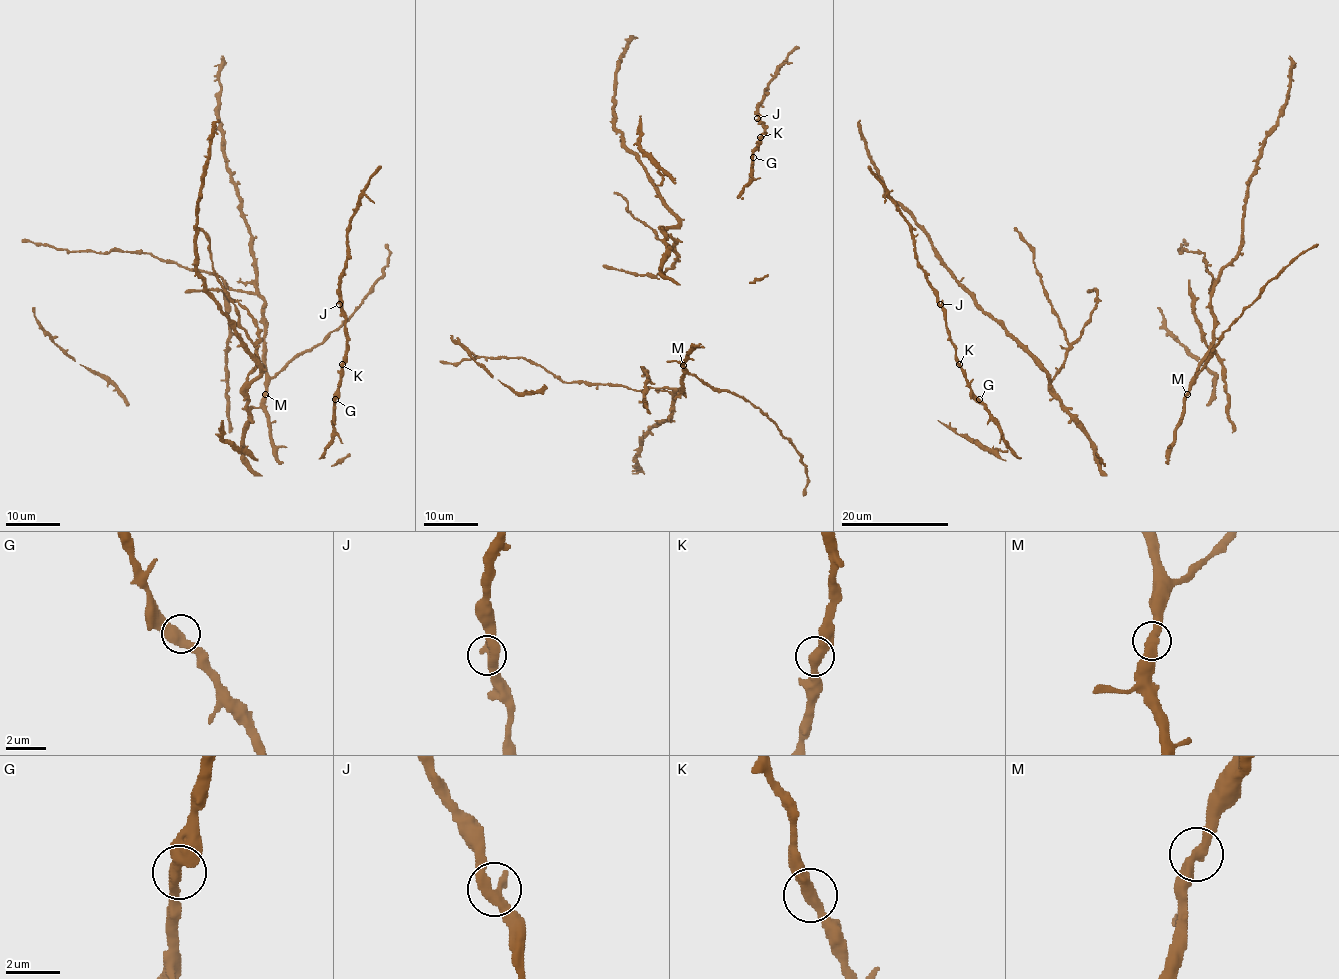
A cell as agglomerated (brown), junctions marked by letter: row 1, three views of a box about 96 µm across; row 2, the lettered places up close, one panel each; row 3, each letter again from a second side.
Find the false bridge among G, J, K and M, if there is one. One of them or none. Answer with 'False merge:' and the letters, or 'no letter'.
False merge: no letter

